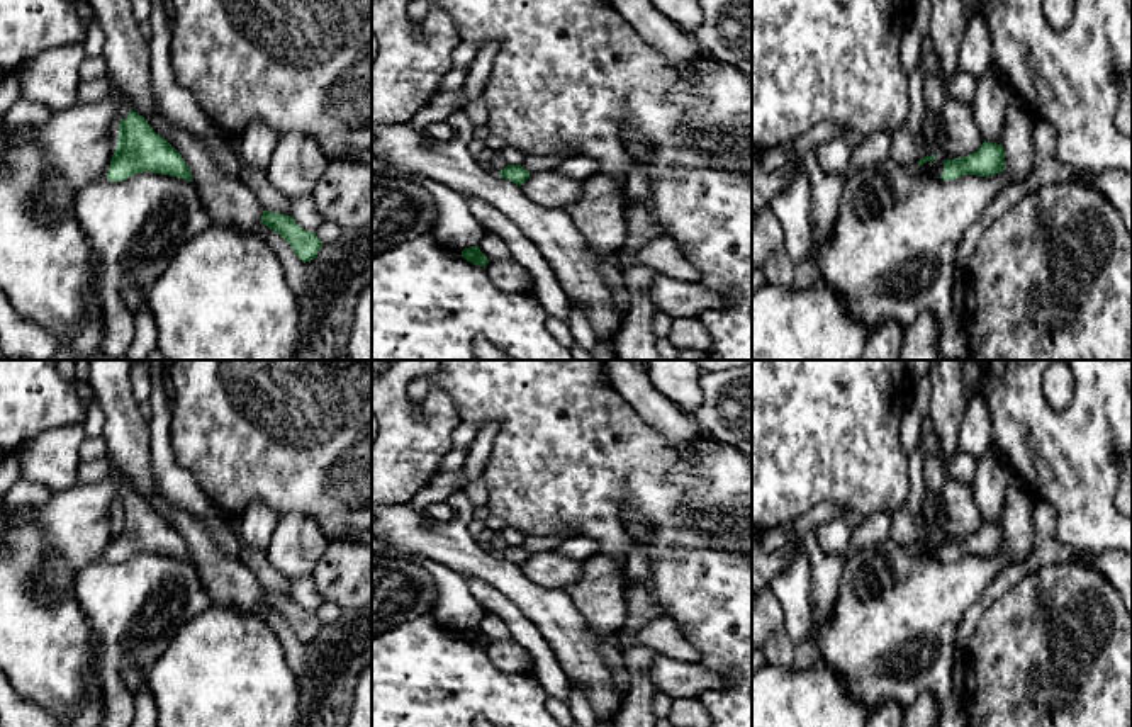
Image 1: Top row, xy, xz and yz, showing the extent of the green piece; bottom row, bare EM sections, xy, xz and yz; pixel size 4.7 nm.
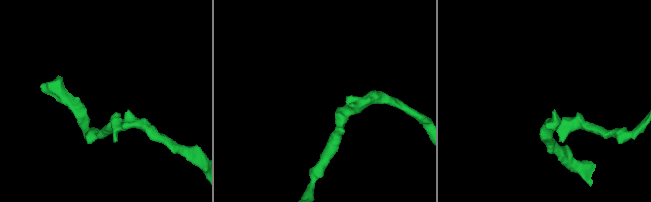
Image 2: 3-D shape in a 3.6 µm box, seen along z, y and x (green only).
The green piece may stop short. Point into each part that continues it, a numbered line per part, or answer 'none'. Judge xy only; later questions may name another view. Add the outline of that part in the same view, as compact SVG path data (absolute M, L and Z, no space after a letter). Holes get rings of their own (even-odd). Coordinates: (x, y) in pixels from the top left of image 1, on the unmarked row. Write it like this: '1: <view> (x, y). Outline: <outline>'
1: xy (116, 474). Outline: M114 467L110 472L110 479L122 486L120 499L127 499L131 491L127 476L120 469Z

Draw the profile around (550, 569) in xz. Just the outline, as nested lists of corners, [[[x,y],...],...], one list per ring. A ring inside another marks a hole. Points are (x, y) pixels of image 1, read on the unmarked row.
[[[546,550],[531,554],[521,566],[521,571],[540,586],[565,589],[579,581],[582,574],[582,561]]]

